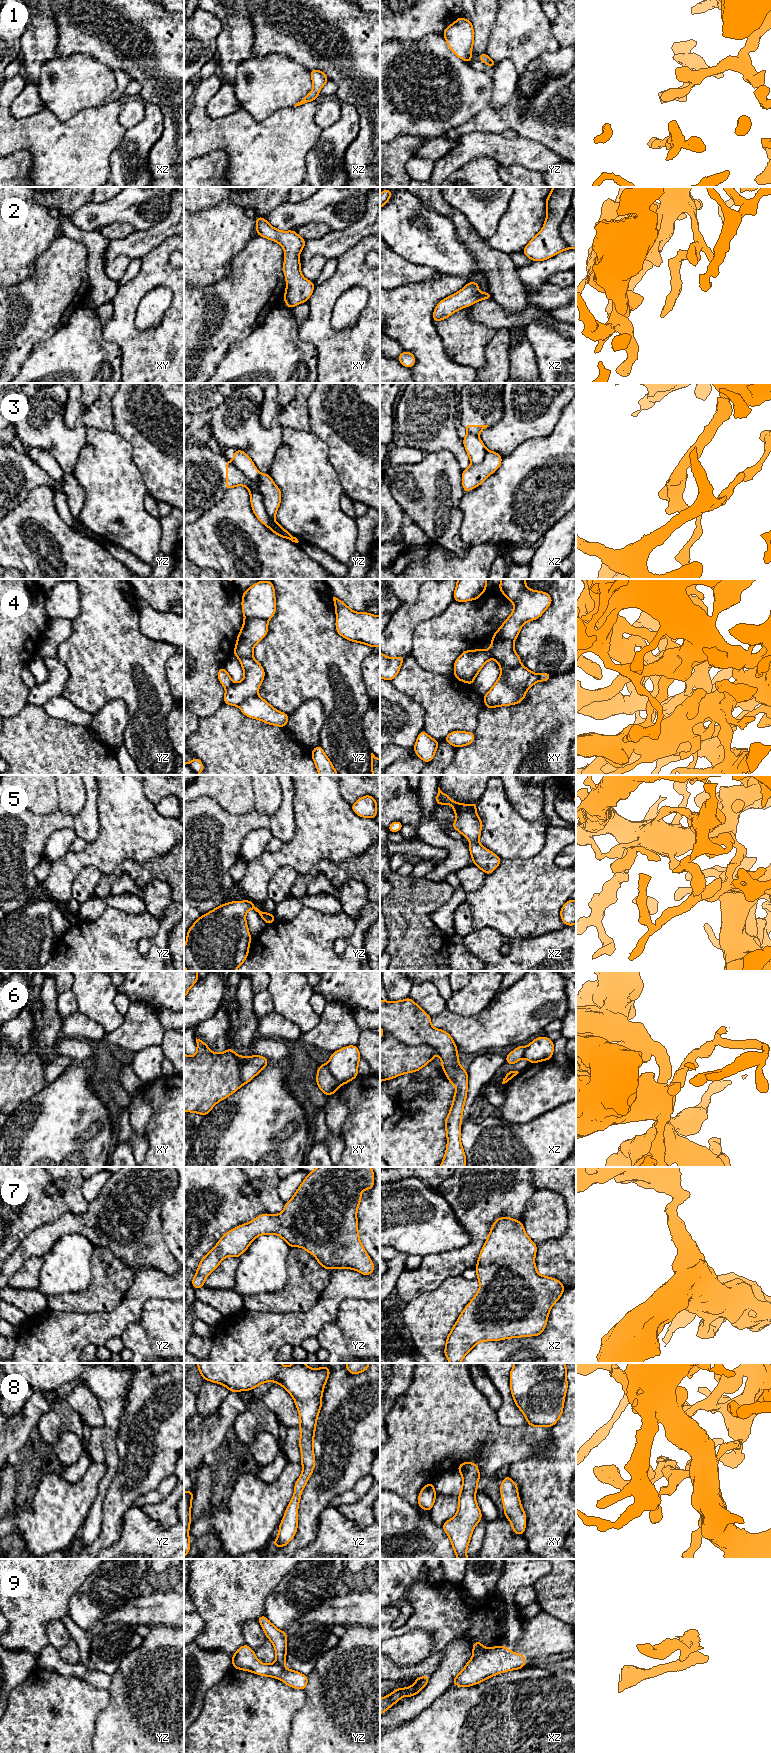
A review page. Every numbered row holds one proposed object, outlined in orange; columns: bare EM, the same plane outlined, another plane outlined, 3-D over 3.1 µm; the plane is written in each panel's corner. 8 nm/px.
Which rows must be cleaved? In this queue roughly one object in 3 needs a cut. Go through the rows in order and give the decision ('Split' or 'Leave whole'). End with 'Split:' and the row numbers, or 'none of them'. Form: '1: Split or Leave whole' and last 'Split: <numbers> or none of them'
1: Leave whole
2: Leave whole
3: Split
4: Leave whole
5: Leave whole
6: Split
7: Leave whole
8: Leave whole
9: Split
Split: 3, 6, 9

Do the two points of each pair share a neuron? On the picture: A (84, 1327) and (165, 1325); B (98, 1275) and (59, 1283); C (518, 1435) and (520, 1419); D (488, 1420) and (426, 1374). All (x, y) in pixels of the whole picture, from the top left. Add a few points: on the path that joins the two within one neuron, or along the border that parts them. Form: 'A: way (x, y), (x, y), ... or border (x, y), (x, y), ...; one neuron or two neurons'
A: border (142, 1307), (140, 1318), (131, 1322), (119, 1336); two neurons
B: border (93, 1254), (90, 1283), (83, 1290), (73, 1293); two neurons
C: border (497, 1417), (505, 1426), (527, 1424); two neurons
D: way (473, 1420), (441, 1389); one neuron

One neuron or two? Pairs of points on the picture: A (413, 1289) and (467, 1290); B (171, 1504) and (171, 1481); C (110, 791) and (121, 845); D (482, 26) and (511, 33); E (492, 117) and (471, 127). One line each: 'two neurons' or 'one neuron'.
A: two neurons
B: two neurons
C: one neuron
D: two neurons
E: one neuron

